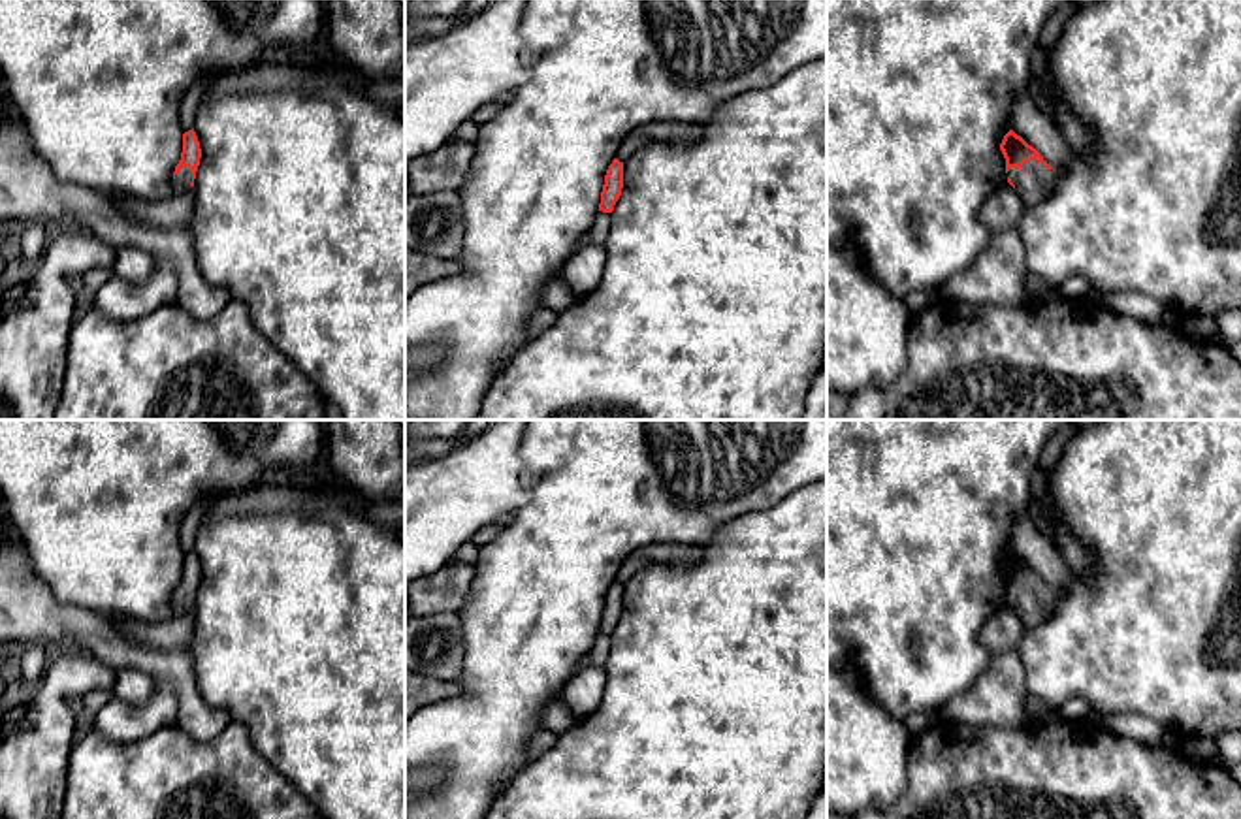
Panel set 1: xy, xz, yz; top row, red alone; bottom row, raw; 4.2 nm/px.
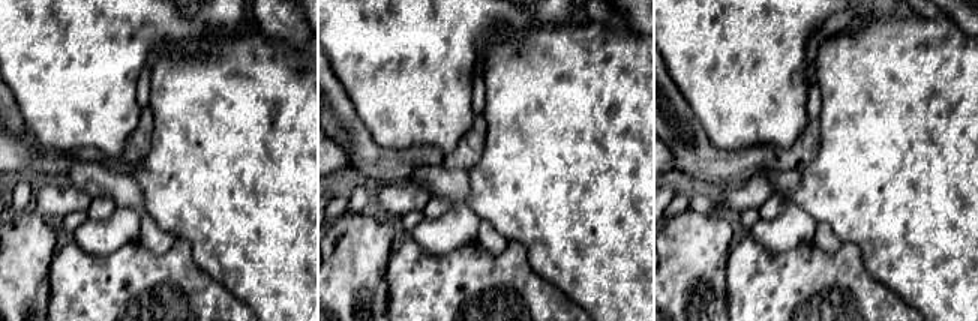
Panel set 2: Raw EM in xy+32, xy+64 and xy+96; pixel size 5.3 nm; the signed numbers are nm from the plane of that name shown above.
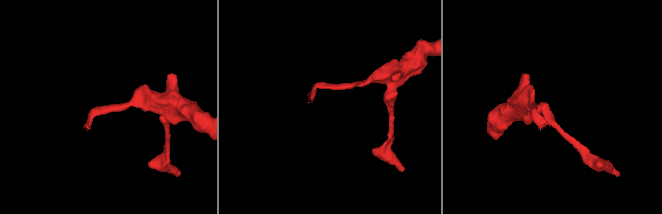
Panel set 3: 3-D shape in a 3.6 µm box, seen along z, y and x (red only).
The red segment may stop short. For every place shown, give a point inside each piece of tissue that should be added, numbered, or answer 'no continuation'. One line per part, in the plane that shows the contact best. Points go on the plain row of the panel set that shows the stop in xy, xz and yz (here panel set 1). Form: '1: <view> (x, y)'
1: yz (1032, 603)

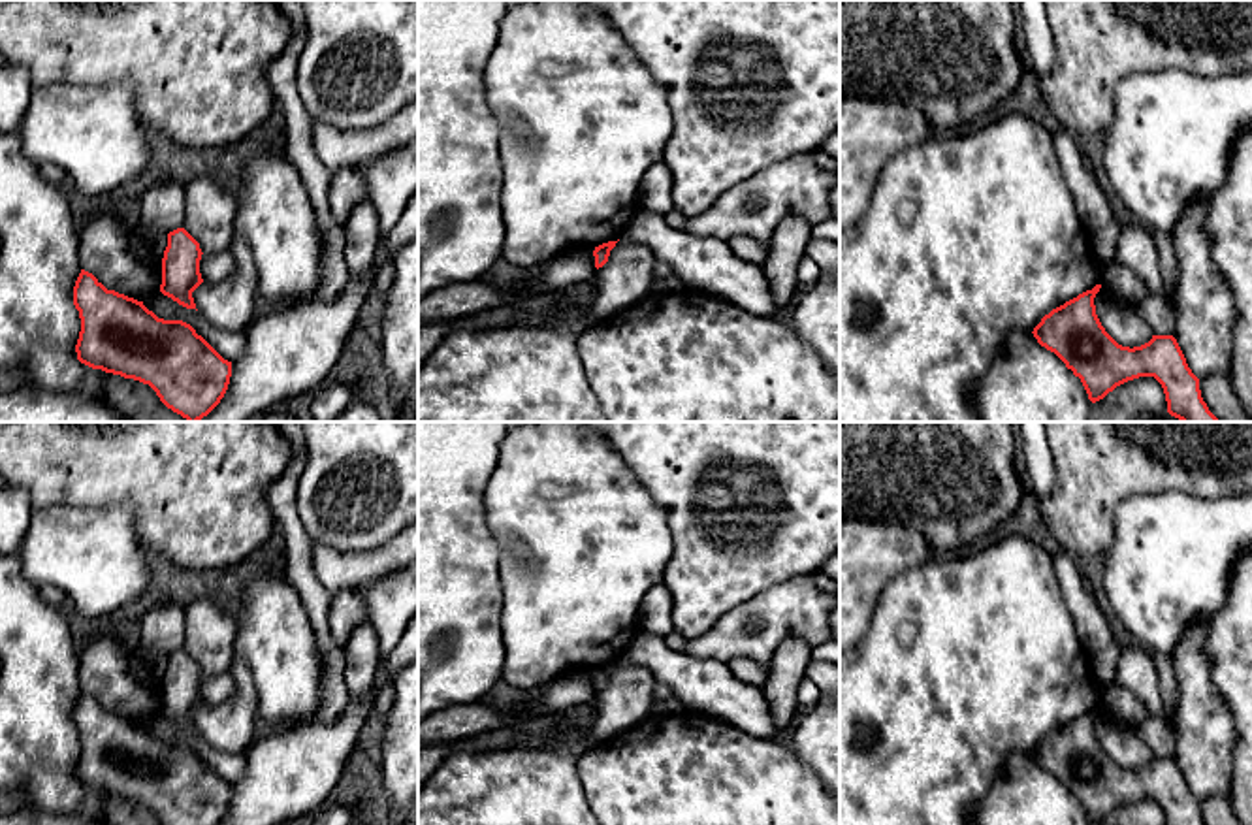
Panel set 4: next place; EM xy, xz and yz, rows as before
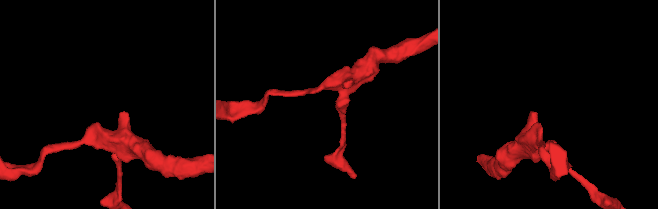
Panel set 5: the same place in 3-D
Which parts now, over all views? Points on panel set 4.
no continuation

